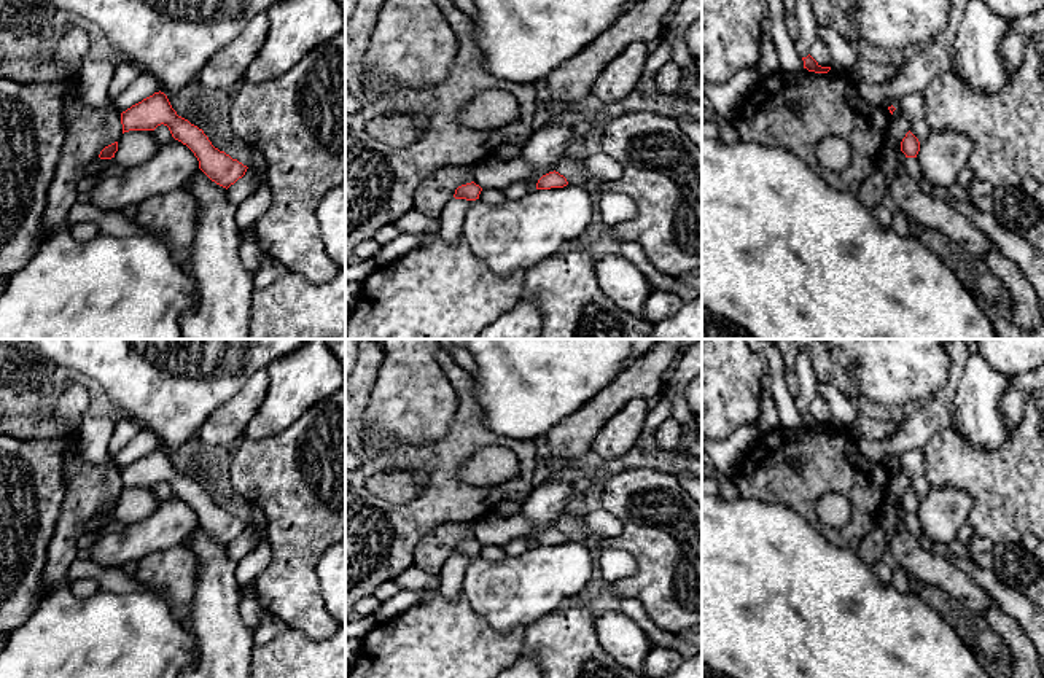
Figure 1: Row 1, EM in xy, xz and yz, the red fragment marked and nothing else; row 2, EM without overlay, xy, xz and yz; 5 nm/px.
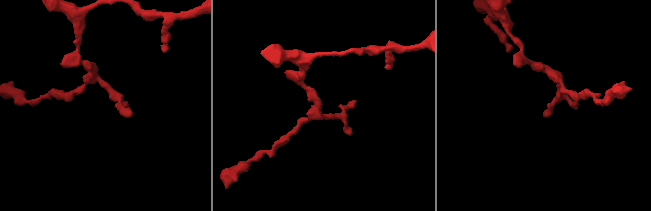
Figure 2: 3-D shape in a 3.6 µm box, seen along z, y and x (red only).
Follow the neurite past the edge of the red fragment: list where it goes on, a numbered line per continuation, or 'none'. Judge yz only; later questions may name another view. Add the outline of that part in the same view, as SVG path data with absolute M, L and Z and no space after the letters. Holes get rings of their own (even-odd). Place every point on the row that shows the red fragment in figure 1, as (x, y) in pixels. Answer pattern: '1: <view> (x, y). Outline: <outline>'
none

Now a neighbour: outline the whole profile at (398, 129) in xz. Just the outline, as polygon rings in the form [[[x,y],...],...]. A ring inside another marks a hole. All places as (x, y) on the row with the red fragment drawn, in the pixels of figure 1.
[[[417,113],[377,116],[368,123],[368,132],[398,148],[419,138],[422,132],[422,118]]]

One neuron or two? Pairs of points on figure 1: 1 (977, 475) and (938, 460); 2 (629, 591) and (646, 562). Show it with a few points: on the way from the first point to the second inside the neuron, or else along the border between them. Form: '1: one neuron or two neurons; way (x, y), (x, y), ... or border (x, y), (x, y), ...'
1: one neuron; way (968, 468), (947, 460)
2: one neuron; way (635, 584), (646, 573), (646, 568)

